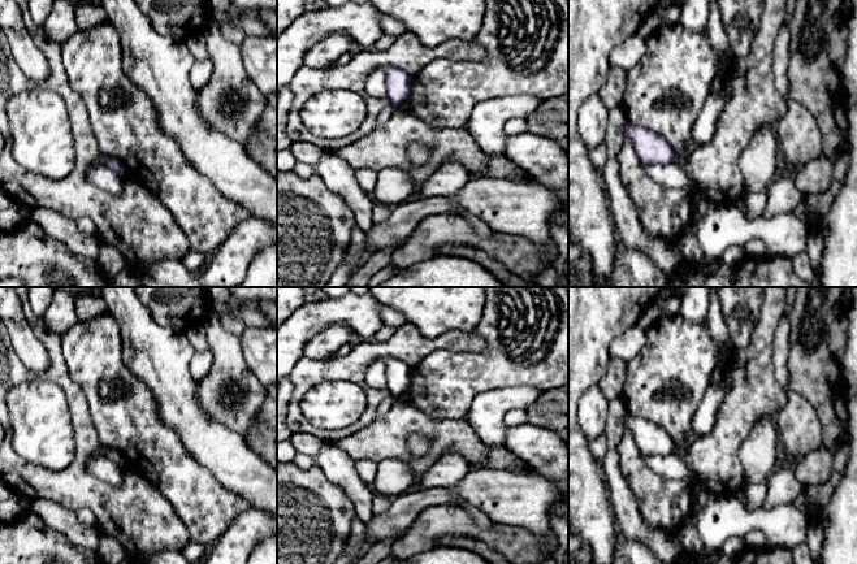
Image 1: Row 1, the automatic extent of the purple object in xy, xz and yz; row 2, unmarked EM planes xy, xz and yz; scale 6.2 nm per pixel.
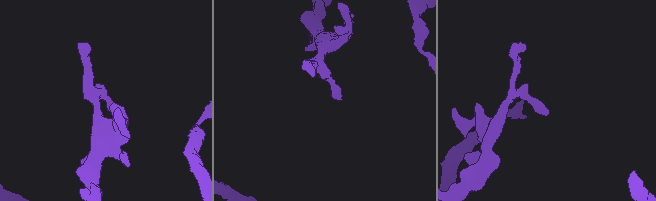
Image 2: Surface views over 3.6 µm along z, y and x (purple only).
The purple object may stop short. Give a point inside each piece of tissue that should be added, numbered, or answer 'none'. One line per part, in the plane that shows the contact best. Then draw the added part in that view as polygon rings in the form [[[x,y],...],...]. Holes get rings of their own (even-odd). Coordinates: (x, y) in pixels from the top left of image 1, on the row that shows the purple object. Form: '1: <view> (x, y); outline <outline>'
none

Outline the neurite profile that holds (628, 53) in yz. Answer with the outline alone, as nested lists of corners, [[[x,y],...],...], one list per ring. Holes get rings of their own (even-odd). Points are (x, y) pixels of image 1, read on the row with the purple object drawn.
[[[639,32],[631,35],[613,49],[609,66],[631,70],[644,56],[645,45],[646,38],[641,36]]]

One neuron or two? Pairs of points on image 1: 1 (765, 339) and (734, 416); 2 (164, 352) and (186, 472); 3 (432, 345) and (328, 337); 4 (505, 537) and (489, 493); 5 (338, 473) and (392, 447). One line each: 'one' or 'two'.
1: one
2: two
3: two
4: two
5: two

